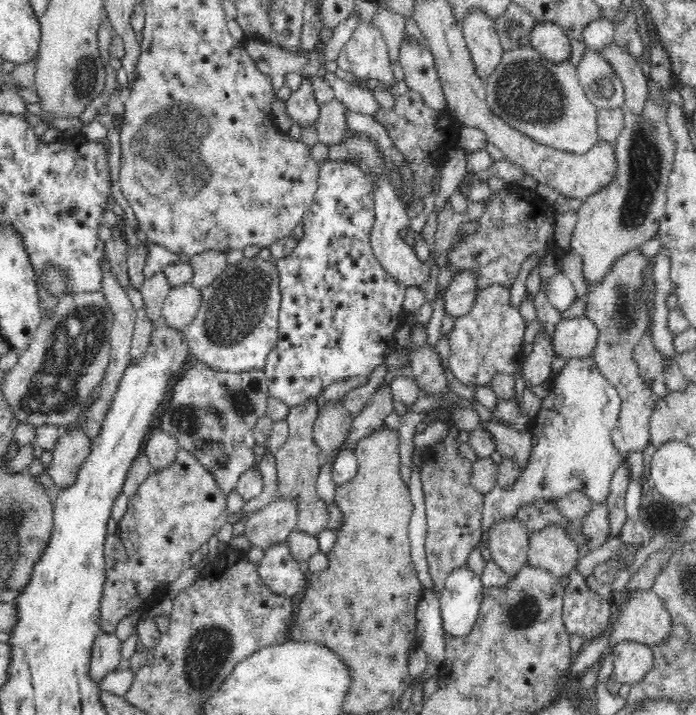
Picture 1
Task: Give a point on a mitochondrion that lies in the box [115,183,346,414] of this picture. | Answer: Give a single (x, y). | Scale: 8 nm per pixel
(235, 309)

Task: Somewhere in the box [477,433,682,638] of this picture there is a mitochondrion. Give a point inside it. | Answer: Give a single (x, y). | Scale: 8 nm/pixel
(522, 611)

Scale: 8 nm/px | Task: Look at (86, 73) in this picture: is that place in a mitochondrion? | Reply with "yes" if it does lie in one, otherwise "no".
yes

